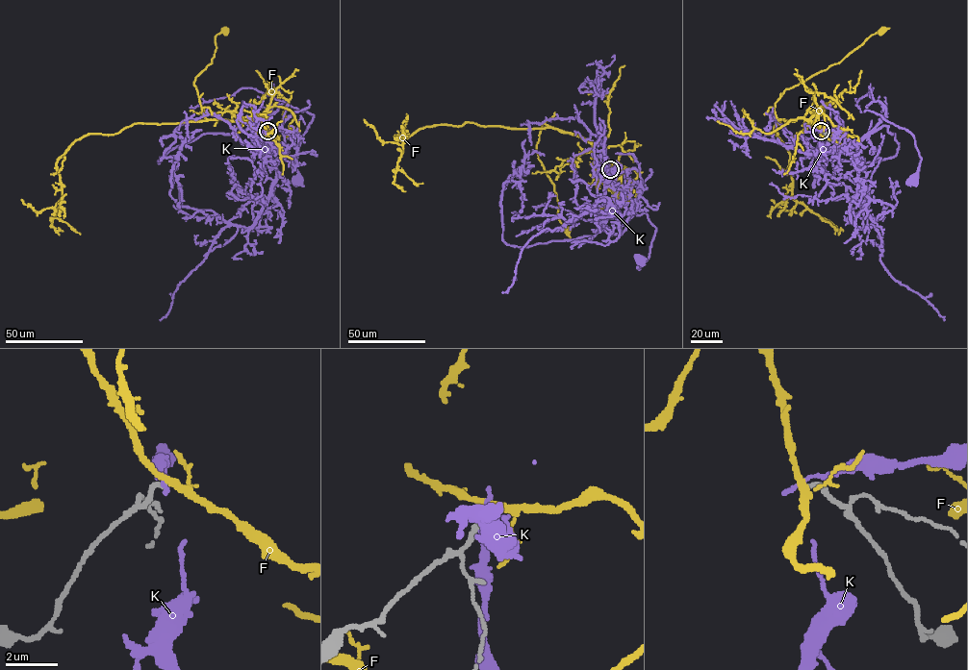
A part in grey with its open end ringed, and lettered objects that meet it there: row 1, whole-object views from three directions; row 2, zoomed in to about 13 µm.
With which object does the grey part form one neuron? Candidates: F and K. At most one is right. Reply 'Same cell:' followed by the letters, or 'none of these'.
Same cell: none of these

